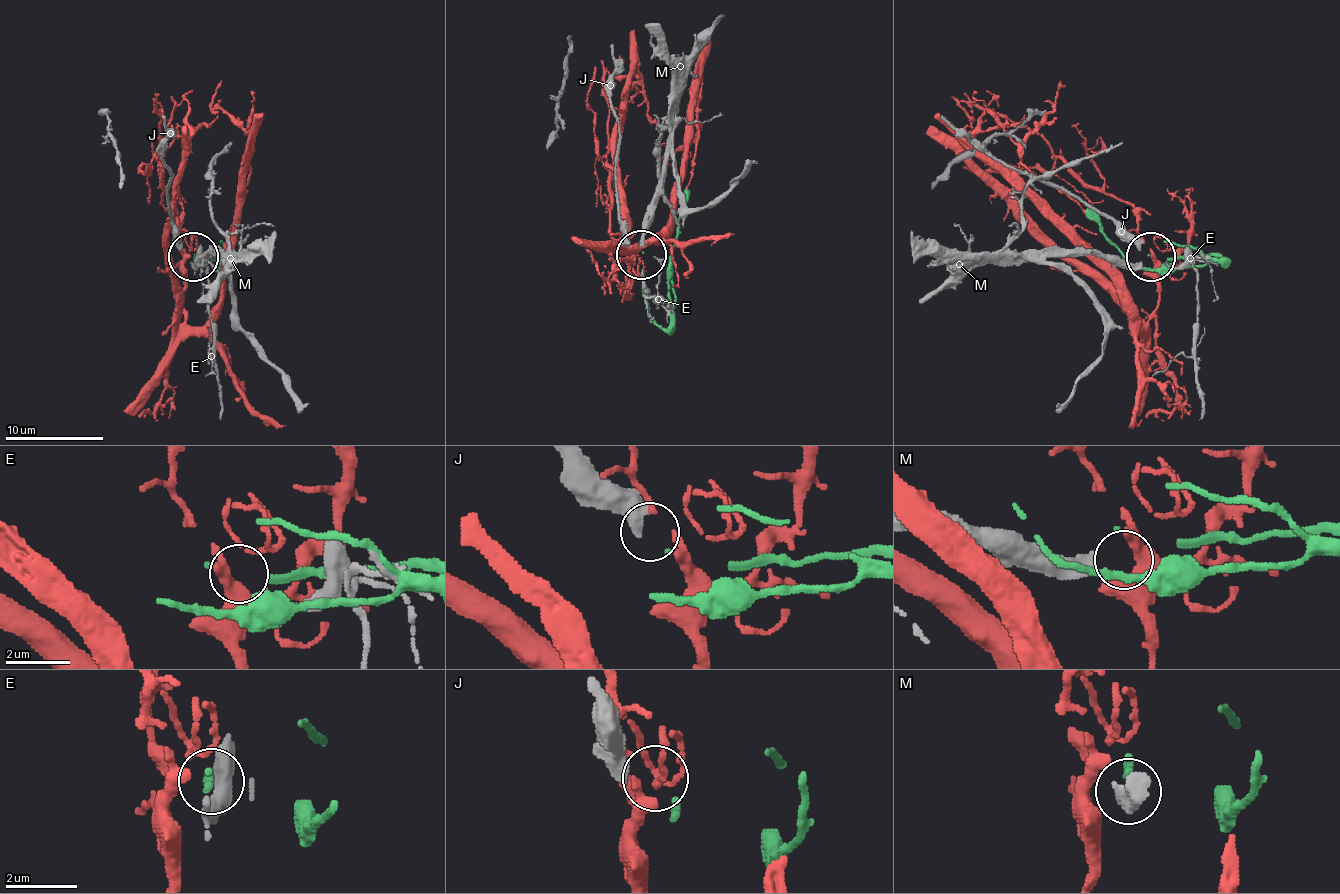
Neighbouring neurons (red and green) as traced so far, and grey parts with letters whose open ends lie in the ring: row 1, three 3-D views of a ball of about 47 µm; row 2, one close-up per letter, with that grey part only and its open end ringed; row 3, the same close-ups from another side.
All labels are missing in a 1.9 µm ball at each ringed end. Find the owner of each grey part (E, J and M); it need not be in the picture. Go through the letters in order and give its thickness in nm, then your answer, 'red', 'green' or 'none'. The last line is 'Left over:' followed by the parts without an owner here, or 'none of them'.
E: calibre 130 nm; red
J: calibre 550 nm; green
M: calibre 400 nm; none
Left over: M

